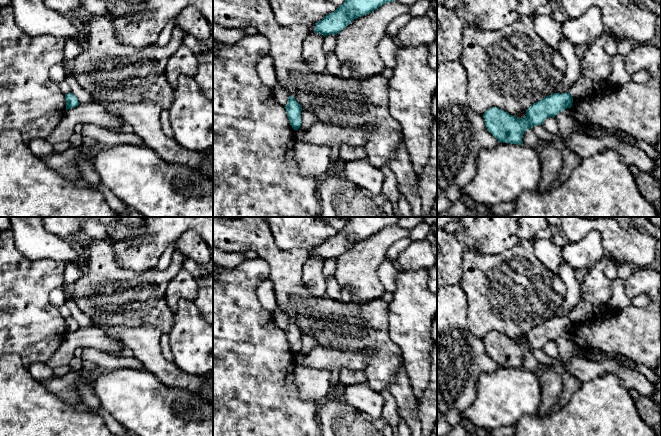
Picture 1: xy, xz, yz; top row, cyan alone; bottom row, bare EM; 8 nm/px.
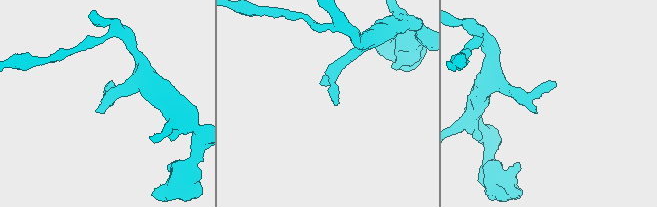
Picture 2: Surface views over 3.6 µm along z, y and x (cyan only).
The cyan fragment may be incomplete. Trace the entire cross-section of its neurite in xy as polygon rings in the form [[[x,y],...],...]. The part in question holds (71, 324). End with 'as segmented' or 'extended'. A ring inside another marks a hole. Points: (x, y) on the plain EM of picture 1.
[[[72,317],[66,318],[65,323],[66,323],[66,334],[75,332],[76,330],[78,330],[80,328],[78,326],[77,321]]]; as segmented

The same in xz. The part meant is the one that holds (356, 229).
[[[351,217],[341,230],[316,247],[314,255],[324,261],[337,259],[354,243],[396,225],[399,219],[400,217]]]; as segmented

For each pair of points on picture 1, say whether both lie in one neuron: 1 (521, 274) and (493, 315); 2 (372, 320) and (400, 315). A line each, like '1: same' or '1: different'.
1: same
2: different

